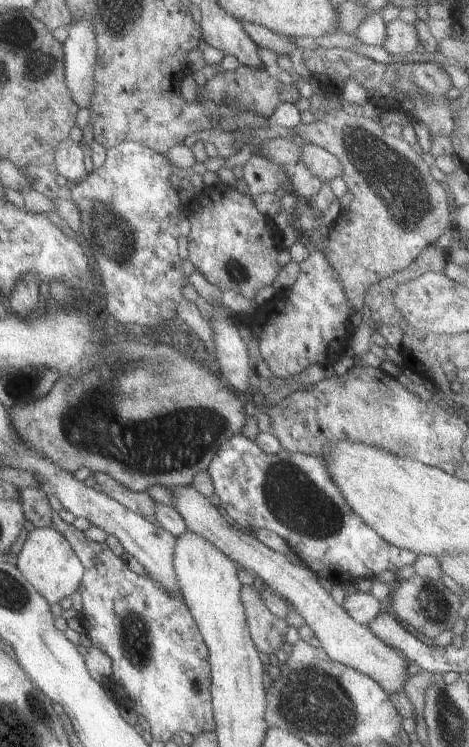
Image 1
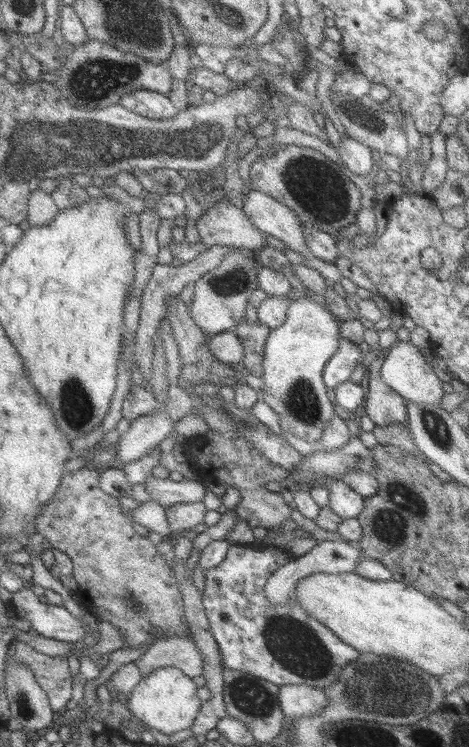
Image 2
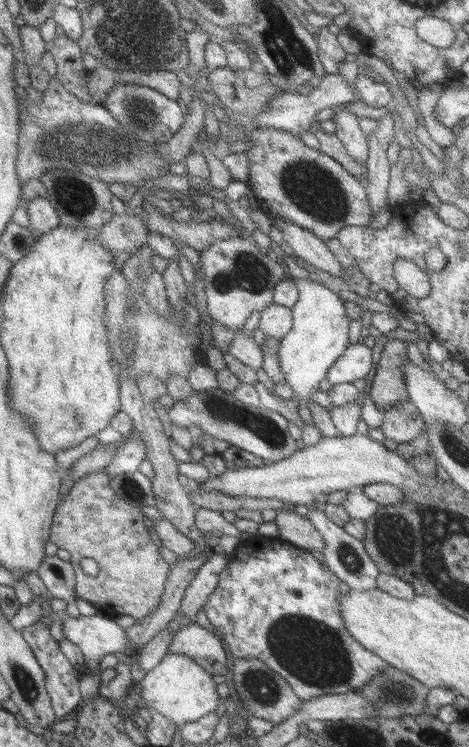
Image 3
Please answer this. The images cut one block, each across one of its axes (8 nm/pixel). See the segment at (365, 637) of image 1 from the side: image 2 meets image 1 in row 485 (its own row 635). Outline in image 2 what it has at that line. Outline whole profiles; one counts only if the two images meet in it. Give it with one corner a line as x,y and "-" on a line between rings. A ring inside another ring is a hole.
189,632
188,636
176,636
168,640
158,639
134,661
136,668
142,672
142,676
148,676
154,670
160,668
176,668
182,670
182,674
188,678
200,676
204,669
202,656
196,648
196,642

